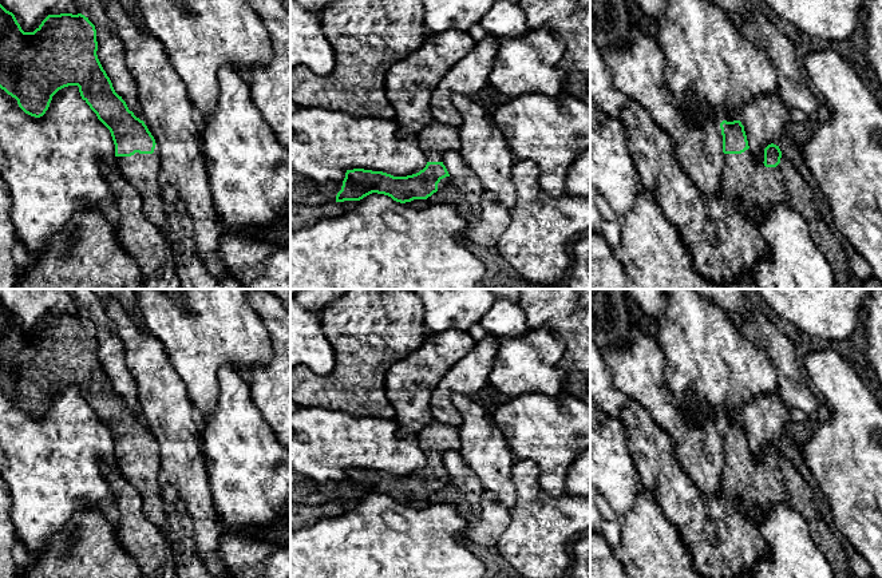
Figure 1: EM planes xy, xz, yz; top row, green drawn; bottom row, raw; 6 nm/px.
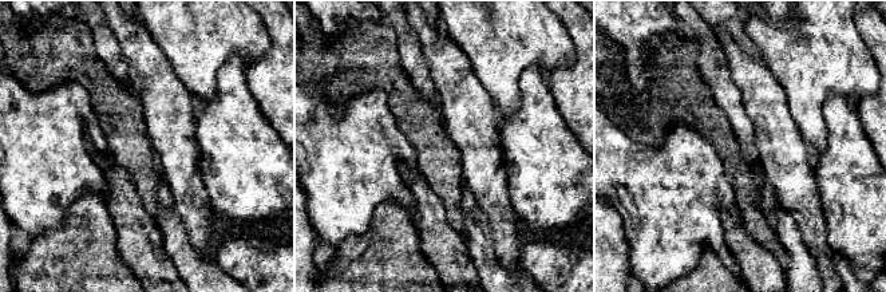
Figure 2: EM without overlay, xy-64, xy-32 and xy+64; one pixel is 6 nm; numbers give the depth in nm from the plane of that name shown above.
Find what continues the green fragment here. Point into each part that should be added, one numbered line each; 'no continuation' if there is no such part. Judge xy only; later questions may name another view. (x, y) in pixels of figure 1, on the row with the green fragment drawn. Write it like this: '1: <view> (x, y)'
1: xy (142, 171)

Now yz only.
1: yz (750, 185)

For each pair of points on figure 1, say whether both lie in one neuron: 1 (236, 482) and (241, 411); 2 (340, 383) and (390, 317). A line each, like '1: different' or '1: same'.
1: same
2: same

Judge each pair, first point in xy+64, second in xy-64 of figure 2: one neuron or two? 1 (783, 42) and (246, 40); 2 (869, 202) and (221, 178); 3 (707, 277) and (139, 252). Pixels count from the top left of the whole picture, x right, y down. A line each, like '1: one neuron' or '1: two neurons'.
1: one neuron
2: one neuron
3: two neurons

